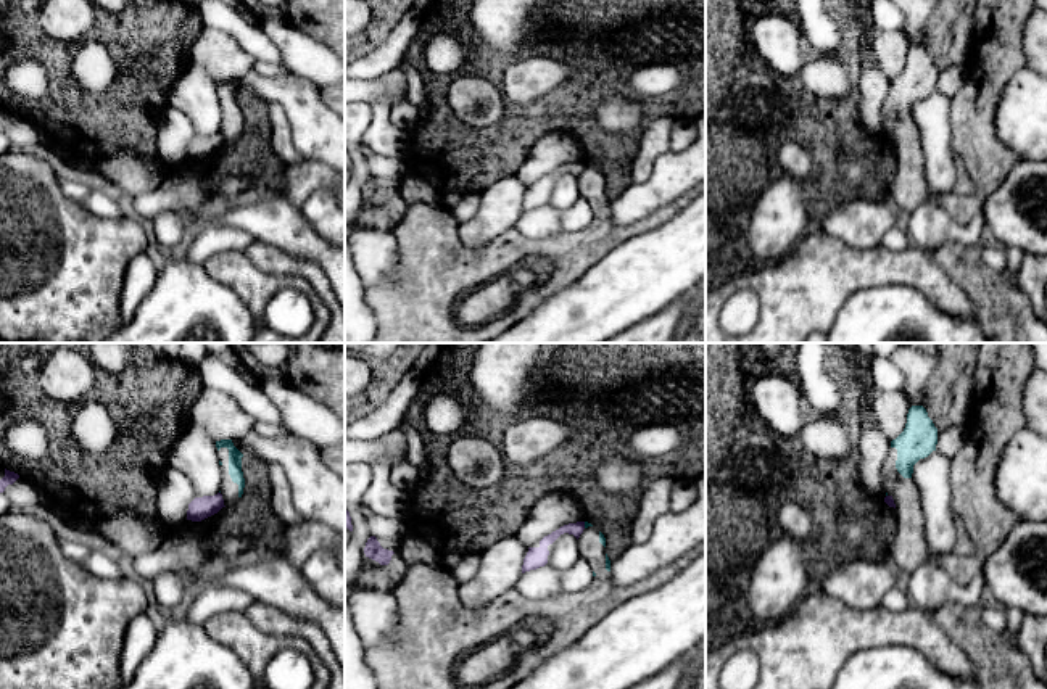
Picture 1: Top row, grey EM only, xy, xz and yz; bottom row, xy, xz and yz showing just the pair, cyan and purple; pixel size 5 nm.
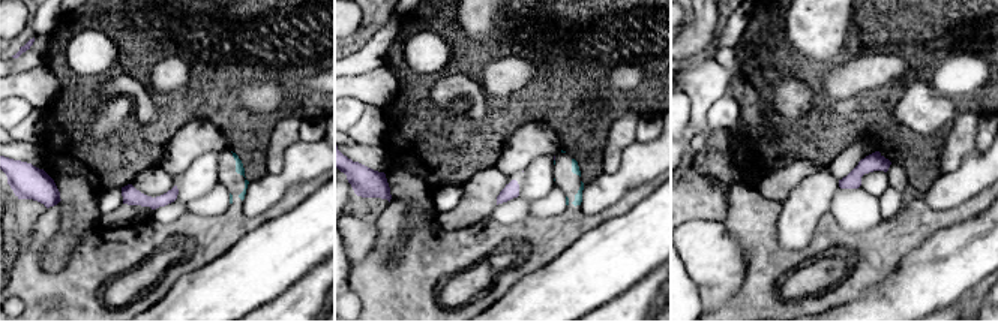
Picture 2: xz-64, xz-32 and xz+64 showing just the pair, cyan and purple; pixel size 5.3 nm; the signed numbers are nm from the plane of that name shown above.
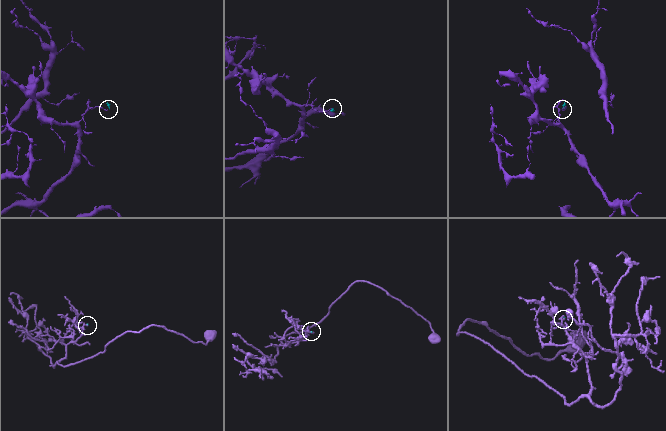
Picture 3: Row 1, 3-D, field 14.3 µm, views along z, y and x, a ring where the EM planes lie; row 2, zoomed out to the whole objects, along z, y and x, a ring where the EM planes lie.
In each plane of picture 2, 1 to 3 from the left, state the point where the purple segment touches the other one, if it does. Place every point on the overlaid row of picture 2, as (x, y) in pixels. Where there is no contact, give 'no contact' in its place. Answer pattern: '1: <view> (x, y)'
1: no contact
2: no contact
3: no contact

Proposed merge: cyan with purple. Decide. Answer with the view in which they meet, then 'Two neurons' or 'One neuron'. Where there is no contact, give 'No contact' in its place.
Touches cyan in xz. Two neurons

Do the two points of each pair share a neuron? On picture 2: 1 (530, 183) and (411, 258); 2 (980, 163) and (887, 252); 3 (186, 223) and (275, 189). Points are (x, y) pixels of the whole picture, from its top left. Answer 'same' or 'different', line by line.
1: different
2: different
3: different

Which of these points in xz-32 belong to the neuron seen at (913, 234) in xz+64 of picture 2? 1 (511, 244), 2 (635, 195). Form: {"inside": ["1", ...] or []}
{"inside": ["2"]}

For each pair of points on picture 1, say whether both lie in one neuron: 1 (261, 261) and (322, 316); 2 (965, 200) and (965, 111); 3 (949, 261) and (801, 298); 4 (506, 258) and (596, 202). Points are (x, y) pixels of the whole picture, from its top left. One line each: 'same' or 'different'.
1: different
2: same
3: different
4: same

